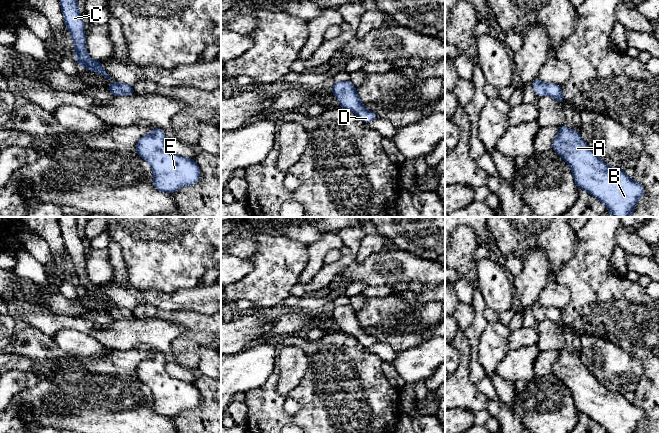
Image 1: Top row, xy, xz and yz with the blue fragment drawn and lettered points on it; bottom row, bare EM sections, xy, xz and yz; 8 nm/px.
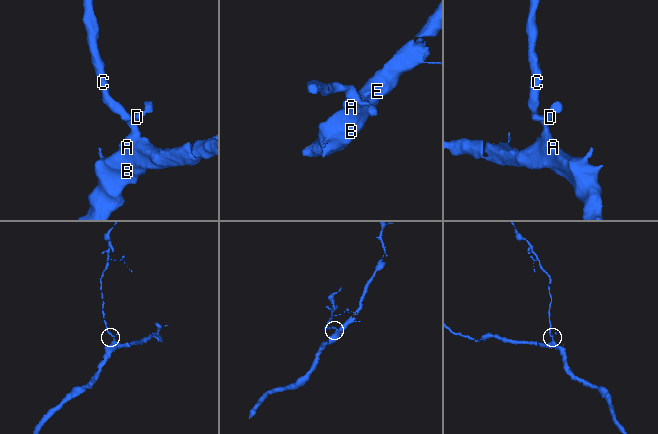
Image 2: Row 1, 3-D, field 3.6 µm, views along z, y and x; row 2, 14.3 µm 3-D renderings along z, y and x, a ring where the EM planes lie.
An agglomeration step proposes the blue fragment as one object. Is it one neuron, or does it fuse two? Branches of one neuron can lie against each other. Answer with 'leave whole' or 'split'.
leave whole

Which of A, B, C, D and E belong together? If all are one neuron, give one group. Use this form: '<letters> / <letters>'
A B C D E

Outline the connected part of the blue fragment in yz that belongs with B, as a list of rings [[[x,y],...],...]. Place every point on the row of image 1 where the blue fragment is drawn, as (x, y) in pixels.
[[[562,124],[552,150],[571,167],[576,186],[602,202],[612,217],[630,217],[638,200],[645,194],[645,188],[629,178],[622,168],[612,168],[604,163],[582,140],[578,130],[571,130]]]

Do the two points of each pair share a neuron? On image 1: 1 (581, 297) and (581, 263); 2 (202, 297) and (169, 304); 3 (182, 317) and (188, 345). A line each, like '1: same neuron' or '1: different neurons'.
1: same neuron
2: same neuron
3: same neuron

